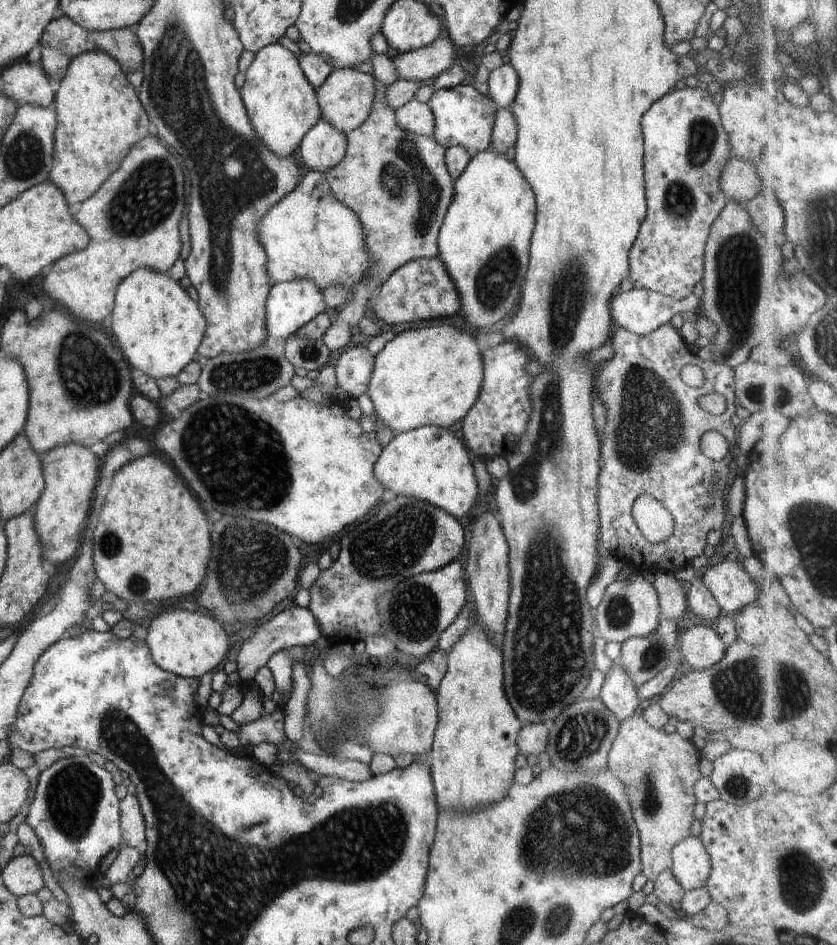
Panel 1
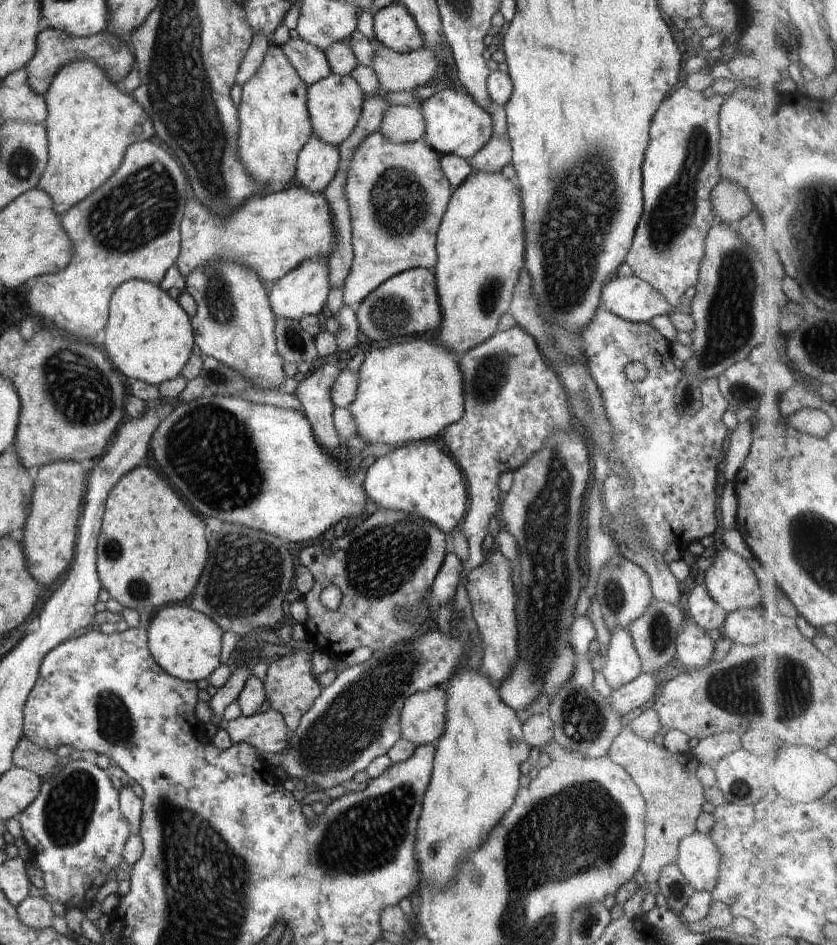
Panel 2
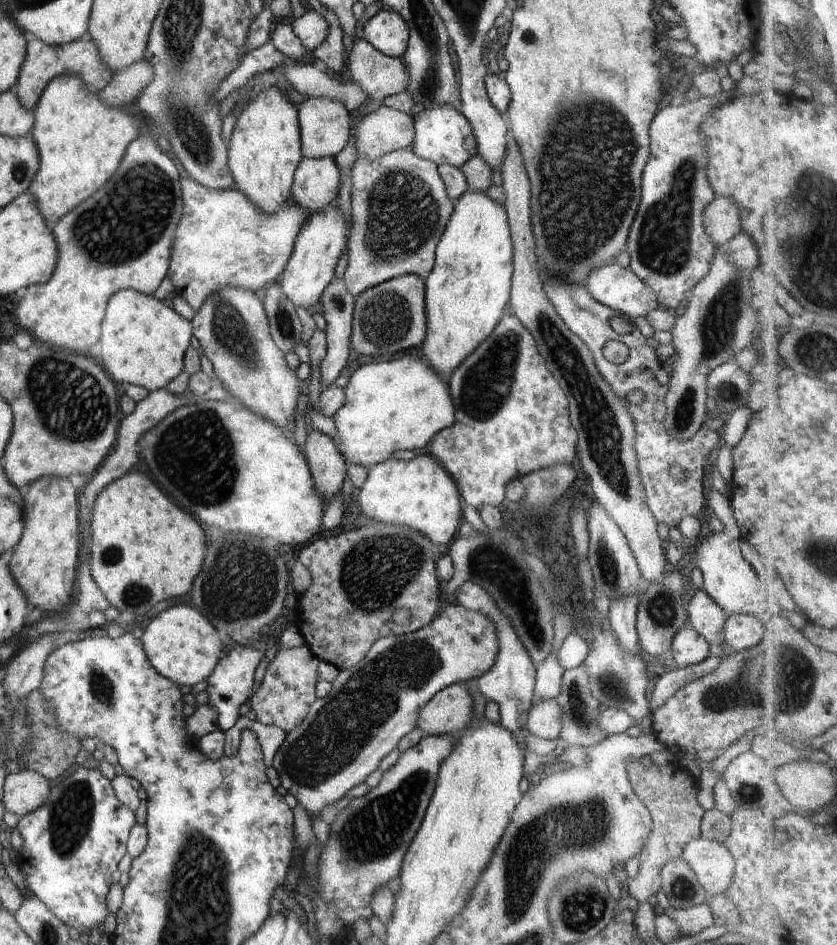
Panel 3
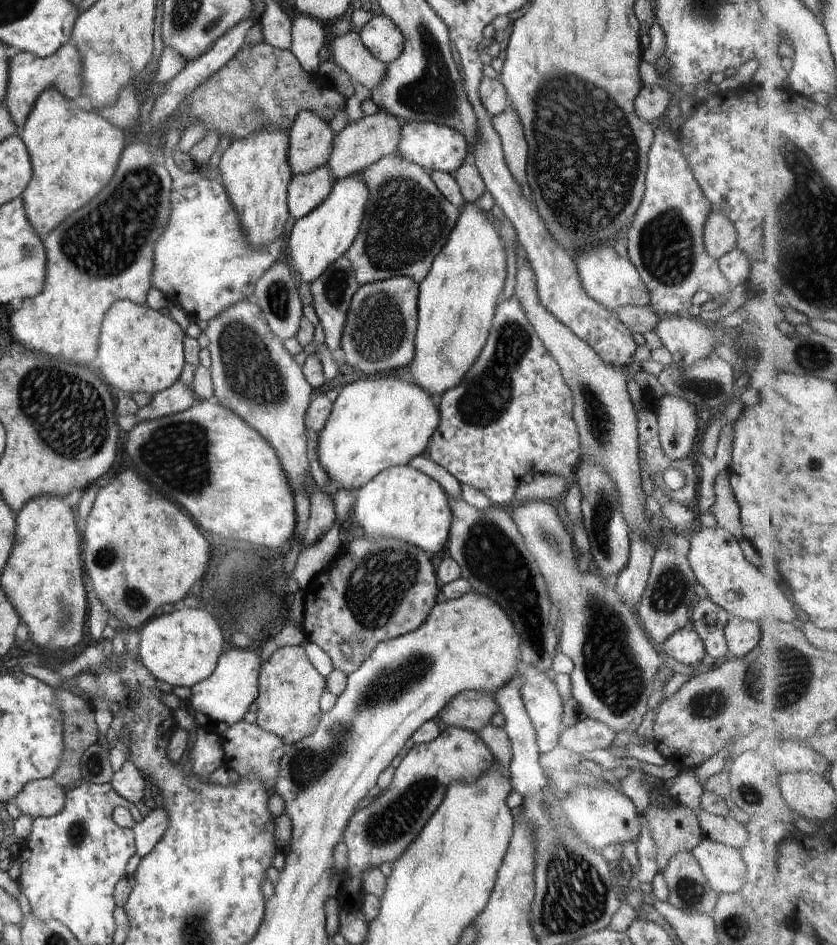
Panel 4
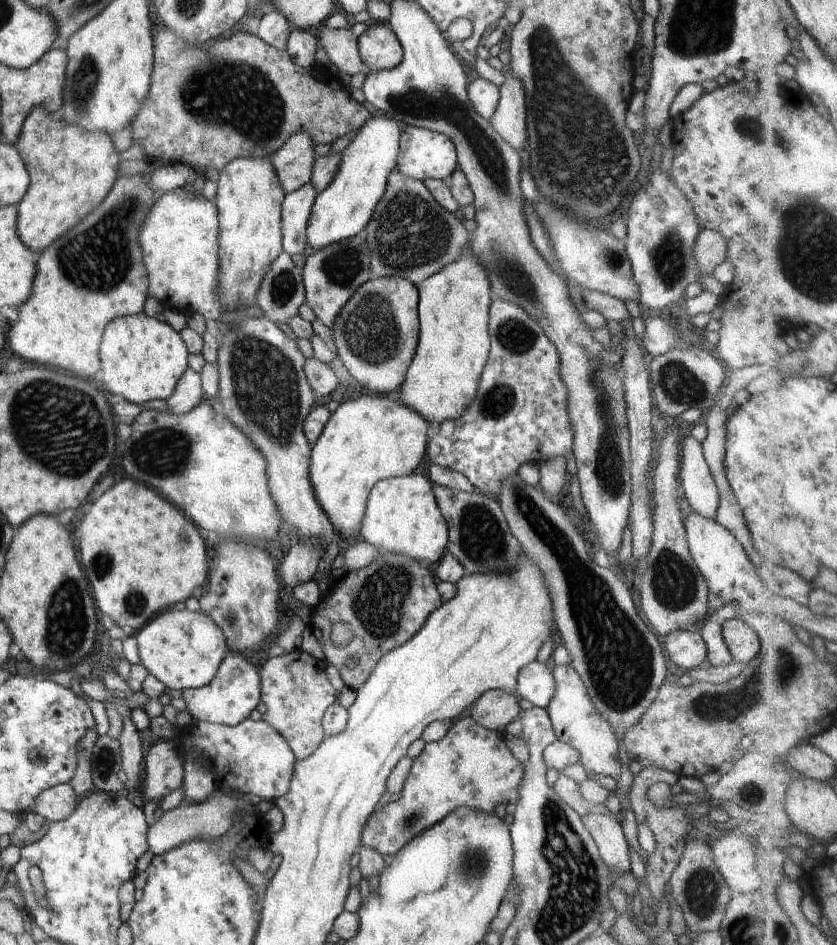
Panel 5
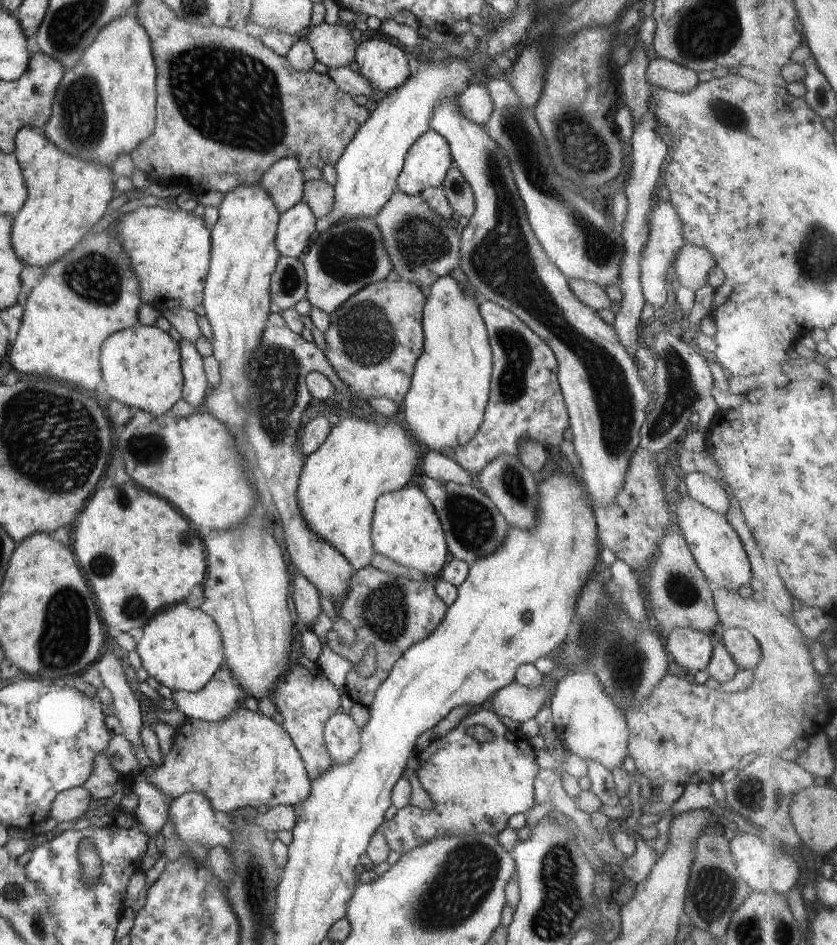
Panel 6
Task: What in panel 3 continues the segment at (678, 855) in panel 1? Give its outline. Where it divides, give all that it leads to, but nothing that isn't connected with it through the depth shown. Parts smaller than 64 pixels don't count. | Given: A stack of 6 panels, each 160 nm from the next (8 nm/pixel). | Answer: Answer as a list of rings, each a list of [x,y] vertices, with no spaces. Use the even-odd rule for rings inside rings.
[[[700,837],[691,840],[684,847],[682,857],[688,862],[709,897],[726,892],[731,885],[735,860],[723,844]]]

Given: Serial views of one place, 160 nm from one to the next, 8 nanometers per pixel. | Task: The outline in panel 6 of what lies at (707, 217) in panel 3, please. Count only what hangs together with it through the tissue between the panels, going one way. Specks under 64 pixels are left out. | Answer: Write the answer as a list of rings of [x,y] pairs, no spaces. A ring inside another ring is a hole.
[[[686,243],[678,250],[673,265],[678,284],[696,291],[707,283],[708,273],[716,264],[705,249]]]

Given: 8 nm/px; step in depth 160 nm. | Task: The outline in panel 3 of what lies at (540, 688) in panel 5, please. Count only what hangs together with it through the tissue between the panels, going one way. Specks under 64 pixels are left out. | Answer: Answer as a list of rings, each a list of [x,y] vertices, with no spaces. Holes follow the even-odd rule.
[[[542,699],[529,708],[526,730],[544,741],[559,741],[561,714],[556,699]]]

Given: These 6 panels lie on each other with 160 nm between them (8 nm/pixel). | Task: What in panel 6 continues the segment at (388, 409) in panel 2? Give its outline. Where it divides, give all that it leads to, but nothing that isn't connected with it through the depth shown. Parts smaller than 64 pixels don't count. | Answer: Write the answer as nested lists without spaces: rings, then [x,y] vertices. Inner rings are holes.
[[[362,415],[341,416],[336,428],[331,429],[324,444],[309,454],[303,463],[297,486],[297,503],[309,529],[321,539],[331,543],[352,565],[354,572],[367,567],[372,562],[375,550],[371,541],[371,526],[375,513],[375,504],[383,494],[399,491],[411,484],[415,478],[414,466],[423,452],[418,443],[408,440],[406,432],[394,419],[386,426],[383,418],[364,420]]]

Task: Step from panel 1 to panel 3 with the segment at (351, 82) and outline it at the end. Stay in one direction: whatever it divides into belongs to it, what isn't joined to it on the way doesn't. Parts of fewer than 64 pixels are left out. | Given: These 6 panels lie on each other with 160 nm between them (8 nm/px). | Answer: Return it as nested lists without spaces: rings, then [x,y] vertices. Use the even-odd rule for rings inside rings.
[[[309,97],[302,104],[299,104],[297,113],[303,158],[334,158],[336,154],[348,144],[352,117],[345,109],[345,106],[341,102],[338,102],[337,99],[328,97]]]

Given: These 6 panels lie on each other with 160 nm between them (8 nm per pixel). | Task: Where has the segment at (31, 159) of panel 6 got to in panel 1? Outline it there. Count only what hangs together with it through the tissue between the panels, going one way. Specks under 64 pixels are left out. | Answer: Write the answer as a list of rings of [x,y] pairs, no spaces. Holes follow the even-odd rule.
[[[104,52],[79,55],[70,62],[62,81],[55,84],[52,110],[57,117],[53,163],[49,182],[58,186],[71,206],[85,202],[120,167],[130,148],[141,142],[149,132],[151,123],[137,96],[137,91],[128,83],[121,67]]]

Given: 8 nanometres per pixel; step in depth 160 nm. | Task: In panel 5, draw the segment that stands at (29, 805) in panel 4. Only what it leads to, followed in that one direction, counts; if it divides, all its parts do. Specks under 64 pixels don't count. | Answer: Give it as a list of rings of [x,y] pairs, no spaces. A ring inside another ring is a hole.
[[[58,784],[53,788],[42,790],[34,798],[30,811],[39,814],[46,822],[55,822],[68,818],[78,805],[80,798],[69,784]]]

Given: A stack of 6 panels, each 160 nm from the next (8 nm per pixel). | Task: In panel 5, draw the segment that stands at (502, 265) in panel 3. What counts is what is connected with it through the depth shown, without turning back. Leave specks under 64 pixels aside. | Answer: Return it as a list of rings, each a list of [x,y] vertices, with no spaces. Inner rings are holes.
[[[468,246],[458,260],[442,266],[442,270],[424,280],[417,290],[418,345],[400,388],[400,402],[424,418],[426,423],[440,425],[450,418],[458,418],[478,390],[480,374],[491,348],[492,290],[482,262]]]

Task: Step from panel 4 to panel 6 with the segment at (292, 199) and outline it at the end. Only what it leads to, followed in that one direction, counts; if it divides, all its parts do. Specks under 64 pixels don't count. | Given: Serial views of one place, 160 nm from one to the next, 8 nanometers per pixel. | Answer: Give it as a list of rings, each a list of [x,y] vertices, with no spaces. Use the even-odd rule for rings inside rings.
[[[300,201],[279,216],[275,236],[276,250],[282,257],[298,257],[306,251],[315,231],[316,218],[310,207]]]

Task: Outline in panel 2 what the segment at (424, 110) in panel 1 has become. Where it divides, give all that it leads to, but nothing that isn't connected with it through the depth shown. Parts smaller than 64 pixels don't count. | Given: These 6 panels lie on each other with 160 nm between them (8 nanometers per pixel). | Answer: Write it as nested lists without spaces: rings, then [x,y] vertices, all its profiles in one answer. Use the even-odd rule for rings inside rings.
[[[390,105],[382,115],[379,131],[393,143],[422,141],[425,118],[420,106]]]

